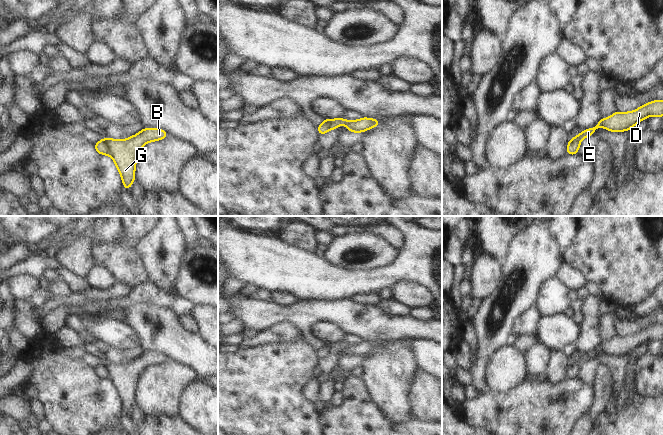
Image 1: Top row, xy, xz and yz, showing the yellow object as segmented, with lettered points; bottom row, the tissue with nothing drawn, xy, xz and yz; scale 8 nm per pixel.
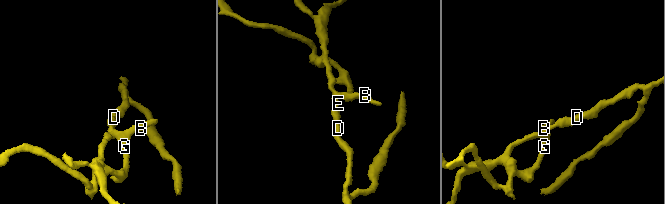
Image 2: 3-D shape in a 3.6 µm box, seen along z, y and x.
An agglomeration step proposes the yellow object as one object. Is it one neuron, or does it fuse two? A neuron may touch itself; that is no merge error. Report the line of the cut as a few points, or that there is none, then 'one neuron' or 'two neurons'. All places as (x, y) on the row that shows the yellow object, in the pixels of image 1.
cut in xy along (103, 139), (109, 153); two neurons

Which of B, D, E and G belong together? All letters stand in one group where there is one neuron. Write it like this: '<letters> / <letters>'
B G / D E

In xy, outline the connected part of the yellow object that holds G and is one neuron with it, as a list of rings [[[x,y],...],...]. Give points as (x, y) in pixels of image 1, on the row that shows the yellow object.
[[[143,128],[138,134],[124,140],[105,137],[109,155],[121,175],[123,188],[130,191],[135,181],[135,166],[140,149],[148,142],[168,138],[169,134],[161,128]]]

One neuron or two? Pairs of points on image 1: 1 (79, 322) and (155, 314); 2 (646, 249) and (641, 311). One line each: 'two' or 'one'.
1: two
2: two

